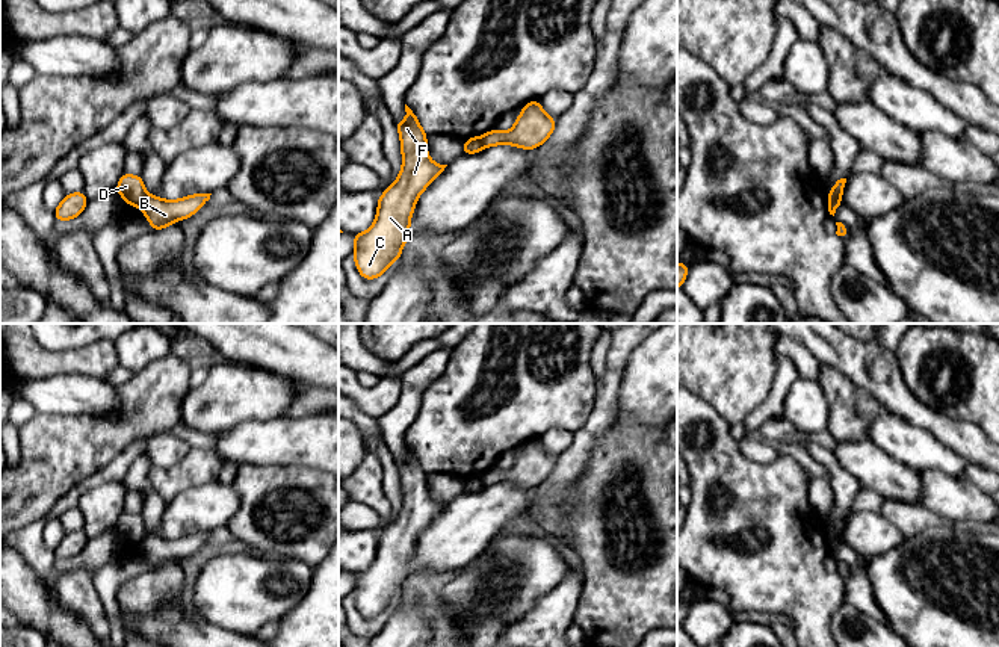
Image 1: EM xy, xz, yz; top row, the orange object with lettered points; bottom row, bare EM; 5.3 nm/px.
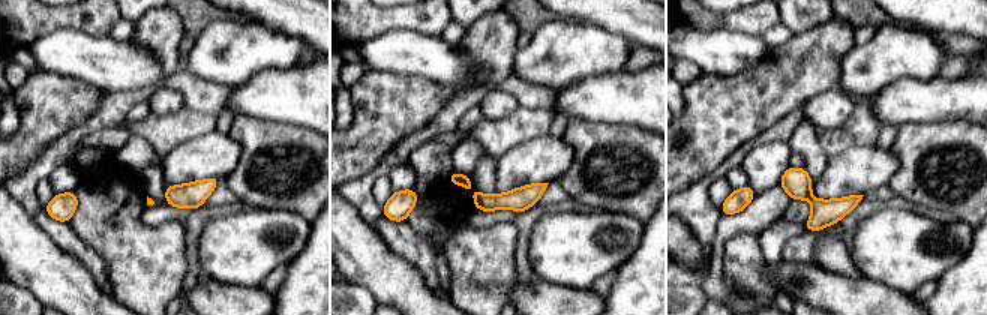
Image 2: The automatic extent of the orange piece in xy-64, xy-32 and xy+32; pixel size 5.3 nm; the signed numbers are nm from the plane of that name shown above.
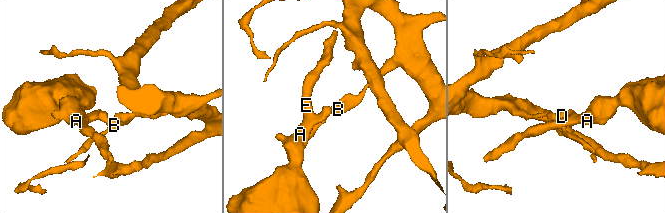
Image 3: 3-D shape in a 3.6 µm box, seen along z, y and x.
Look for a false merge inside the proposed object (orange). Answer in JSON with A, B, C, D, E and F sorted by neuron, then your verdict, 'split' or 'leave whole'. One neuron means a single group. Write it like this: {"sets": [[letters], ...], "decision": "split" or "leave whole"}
{"sets": [["A", "C", "D", "E", "F"], ["B"]], "decision": "split"}

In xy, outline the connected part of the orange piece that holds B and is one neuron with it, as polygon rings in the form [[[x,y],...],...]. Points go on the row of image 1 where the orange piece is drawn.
[[[193,193],[174,201],[148,195],[141,207],[154,233],[172,225],[175,221],[183,221],[195,215],[210,200],[210,195]]]

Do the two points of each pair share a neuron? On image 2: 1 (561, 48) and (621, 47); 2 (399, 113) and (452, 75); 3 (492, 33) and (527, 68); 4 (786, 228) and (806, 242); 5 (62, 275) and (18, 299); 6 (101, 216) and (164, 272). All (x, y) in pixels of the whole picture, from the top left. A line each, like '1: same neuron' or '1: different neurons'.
1: same neuron
2: different neurons
3: different neurons
4: different neurons
5: different neurons
6: same neuron

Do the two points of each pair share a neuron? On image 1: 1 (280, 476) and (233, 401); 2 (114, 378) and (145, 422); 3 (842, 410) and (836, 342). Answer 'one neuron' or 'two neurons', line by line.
1: two neurons
2: two neurons
3: two neurons

